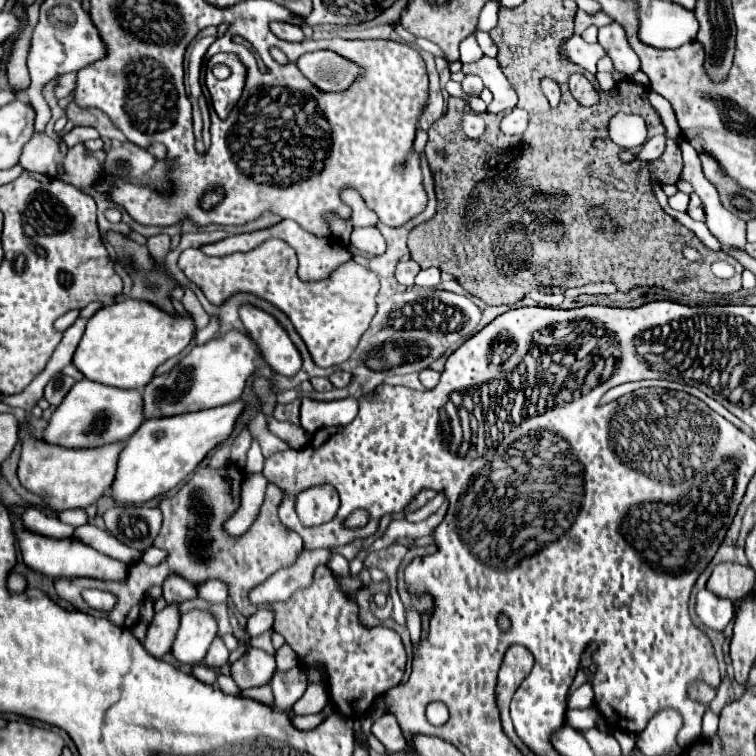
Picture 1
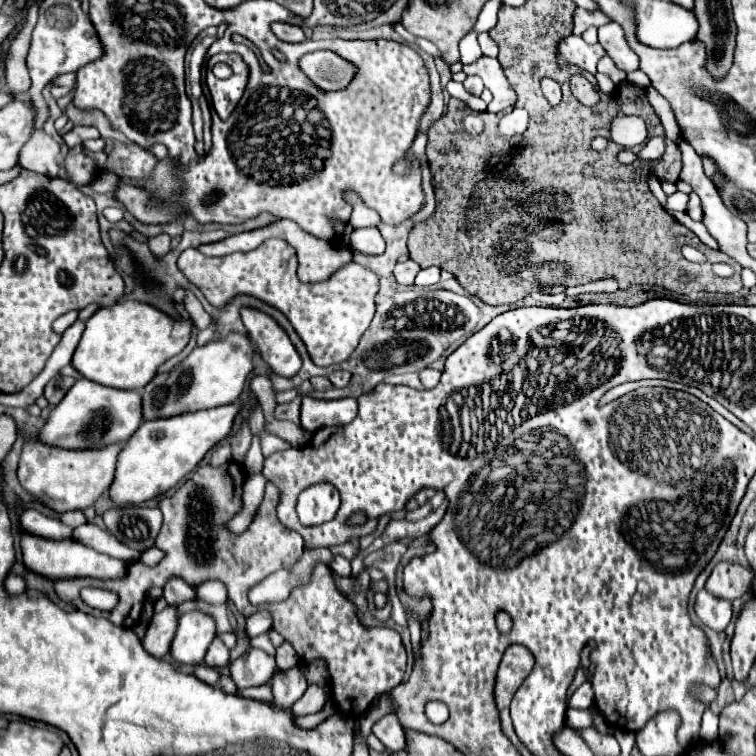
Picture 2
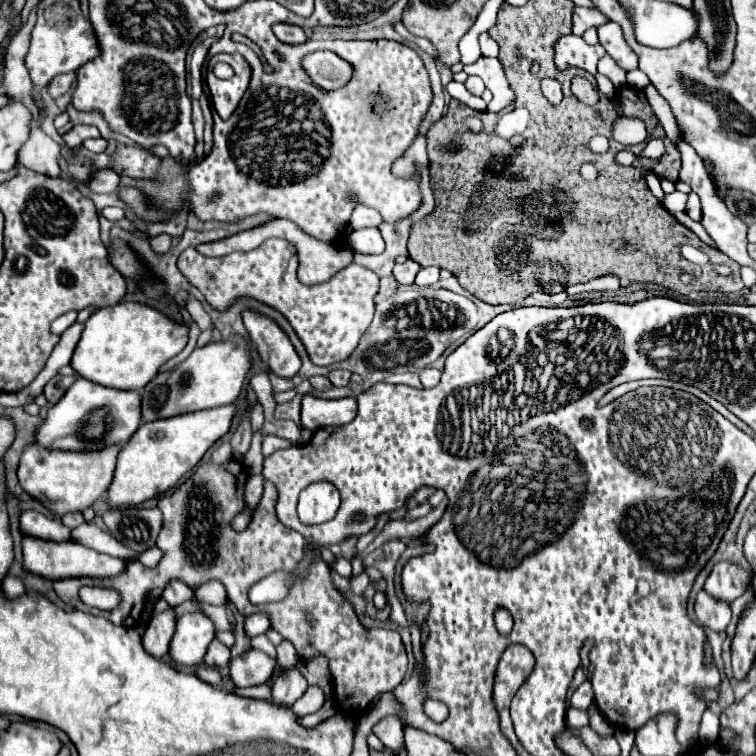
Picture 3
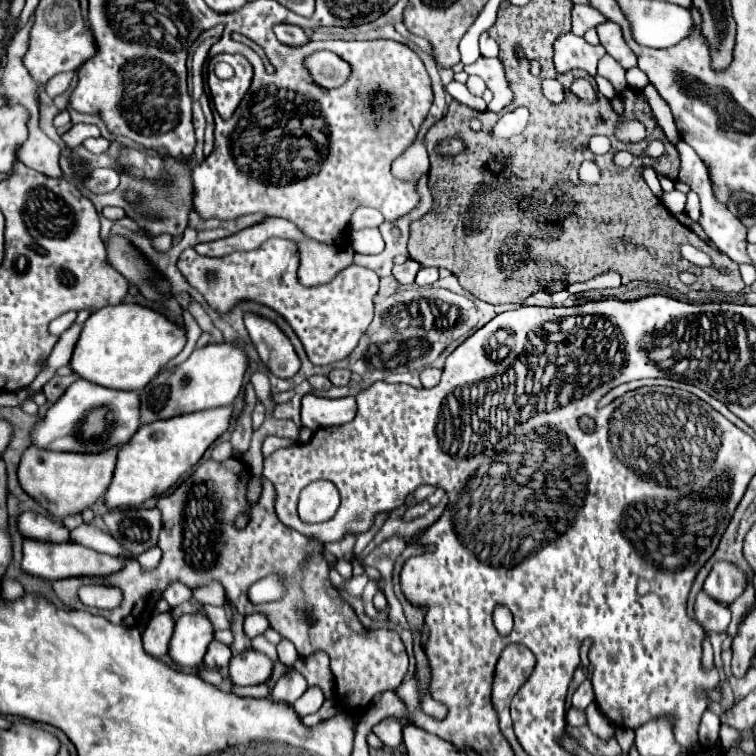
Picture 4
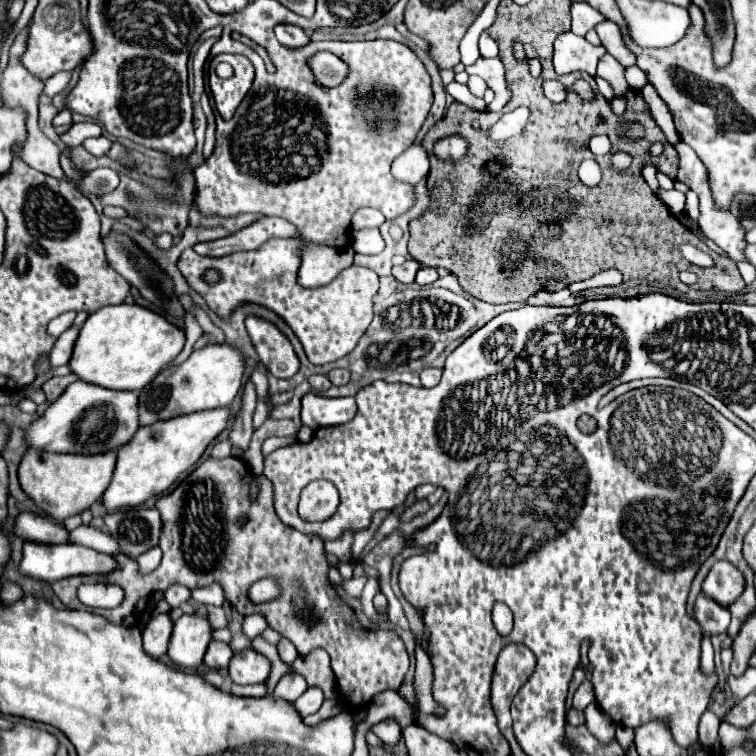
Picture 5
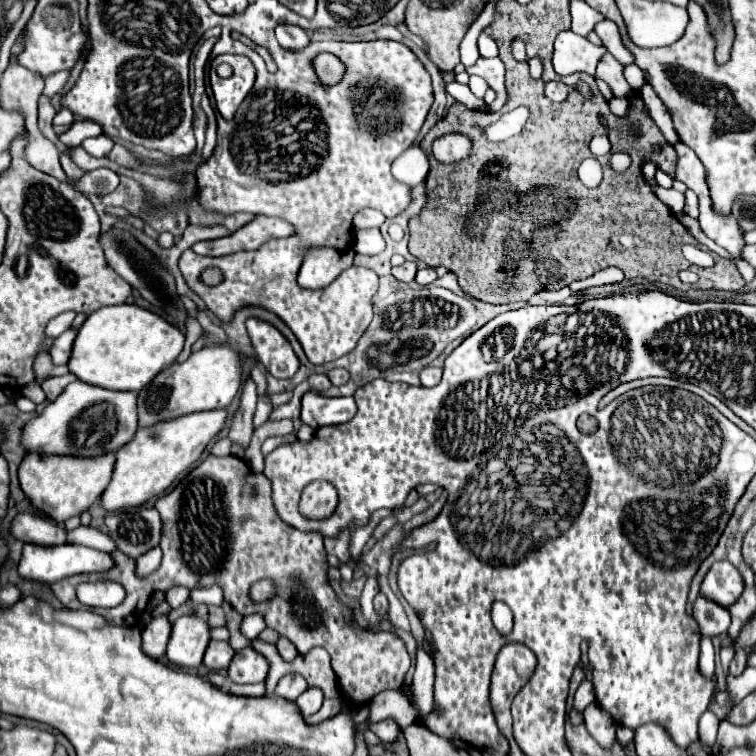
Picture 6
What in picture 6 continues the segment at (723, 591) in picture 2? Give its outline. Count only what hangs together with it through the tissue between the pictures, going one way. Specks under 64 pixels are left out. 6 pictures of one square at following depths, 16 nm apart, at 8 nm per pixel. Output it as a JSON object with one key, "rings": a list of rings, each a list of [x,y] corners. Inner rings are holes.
{"rings":[[[714,562],[700,584],[700,594],[716,604],[730,608],[742,594],[744,580],[730,562]]]}

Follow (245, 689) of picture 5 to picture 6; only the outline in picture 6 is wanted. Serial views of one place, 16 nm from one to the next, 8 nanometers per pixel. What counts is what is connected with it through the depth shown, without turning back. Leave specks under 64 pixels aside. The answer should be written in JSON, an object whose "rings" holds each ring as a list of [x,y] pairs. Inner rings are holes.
{"rings":[[[230,684],[232,694],[240,696],[262,696],[264,694],[264,684]]]}

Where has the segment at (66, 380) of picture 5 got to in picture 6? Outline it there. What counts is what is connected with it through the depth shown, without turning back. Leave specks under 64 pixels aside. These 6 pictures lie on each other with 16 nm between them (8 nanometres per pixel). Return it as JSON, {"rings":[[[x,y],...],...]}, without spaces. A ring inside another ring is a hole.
{"rings":[[[66,374],[66,376],[52,376],[48,380],[42,382],[42,390],[46,392],[48,400],[54,400],[70,382],[74,382],[76,376],[74,374]]]}

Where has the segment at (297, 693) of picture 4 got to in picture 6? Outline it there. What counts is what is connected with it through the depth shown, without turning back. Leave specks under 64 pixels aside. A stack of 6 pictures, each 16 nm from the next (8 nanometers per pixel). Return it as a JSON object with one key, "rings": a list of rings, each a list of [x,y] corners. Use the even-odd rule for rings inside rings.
{"rings":[[[288,674],[278,682],[274,694],[282,696],[286,700],[296,700],[304,690],[306,690],[306,680],[298,674]]]}

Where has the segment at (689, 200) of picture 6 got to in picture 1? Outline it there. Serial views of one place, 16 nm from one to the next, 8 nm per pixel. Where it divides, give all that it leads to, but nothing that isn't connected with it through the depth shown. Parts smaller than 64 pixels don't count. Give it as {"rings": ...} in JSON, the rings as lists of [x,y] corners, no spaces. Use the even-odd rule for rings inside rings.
{"rings":[[[690,194],[688,216],[690,216],[692,220],[704,220],[704,212],[702,212],[702,200],[700,200],[696,194]]]}

